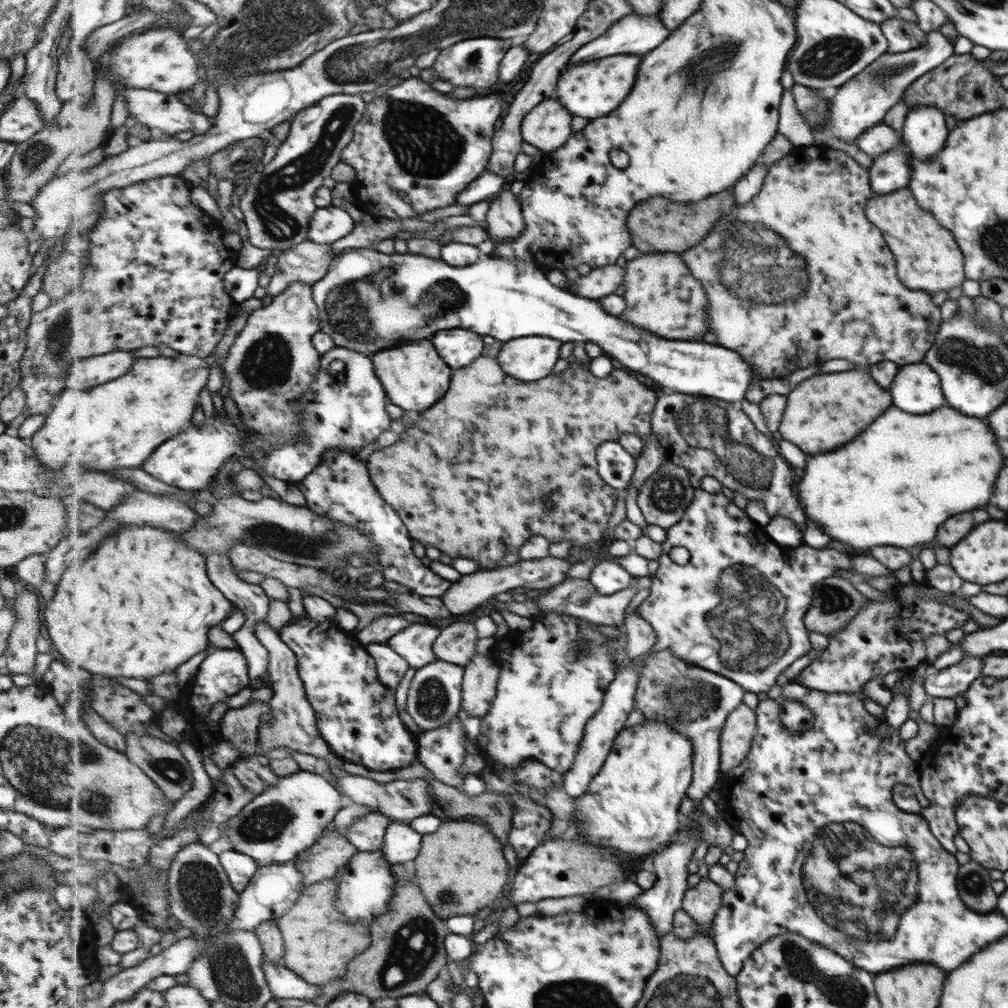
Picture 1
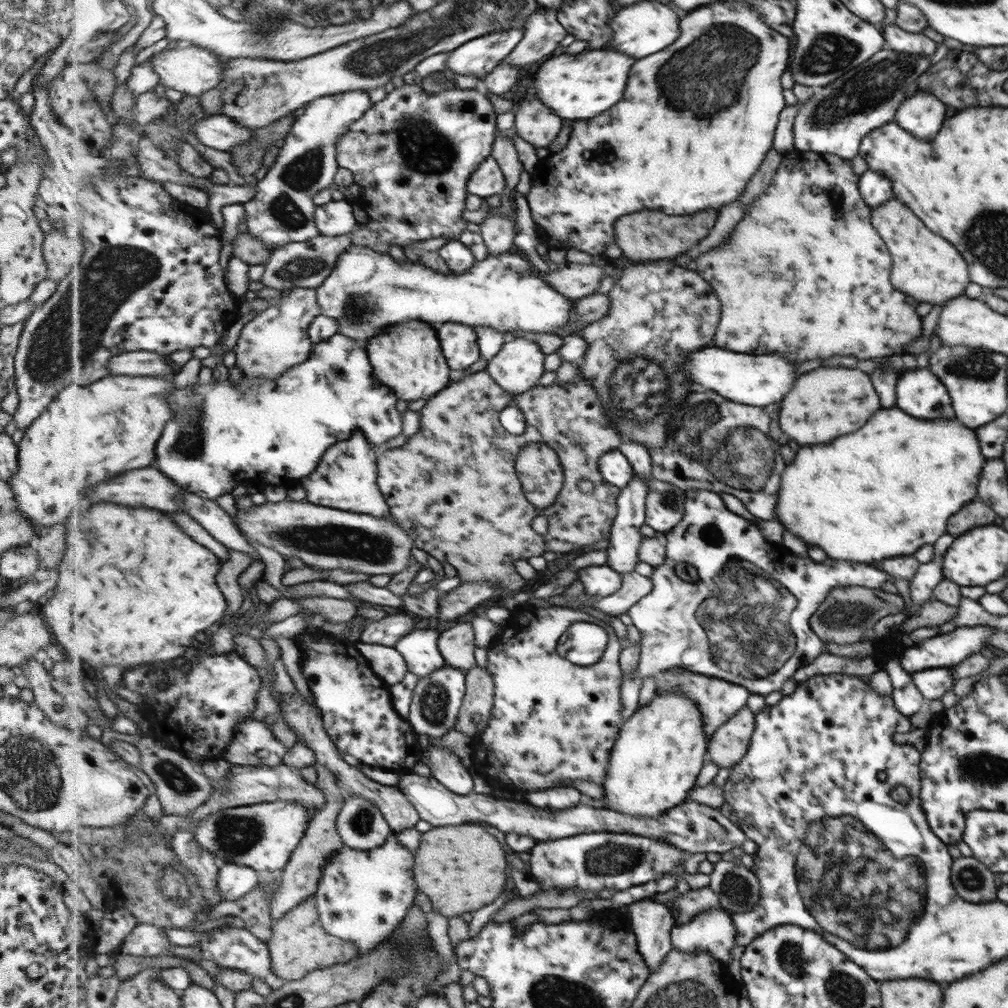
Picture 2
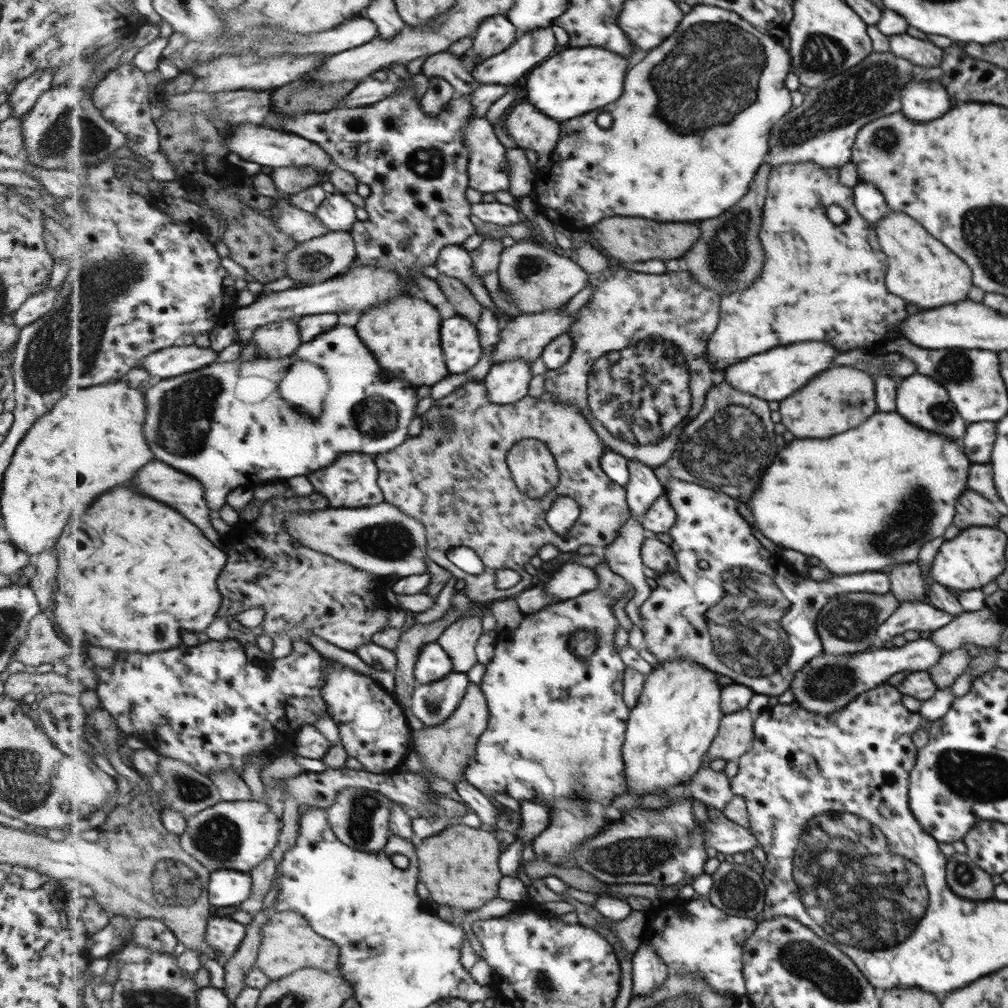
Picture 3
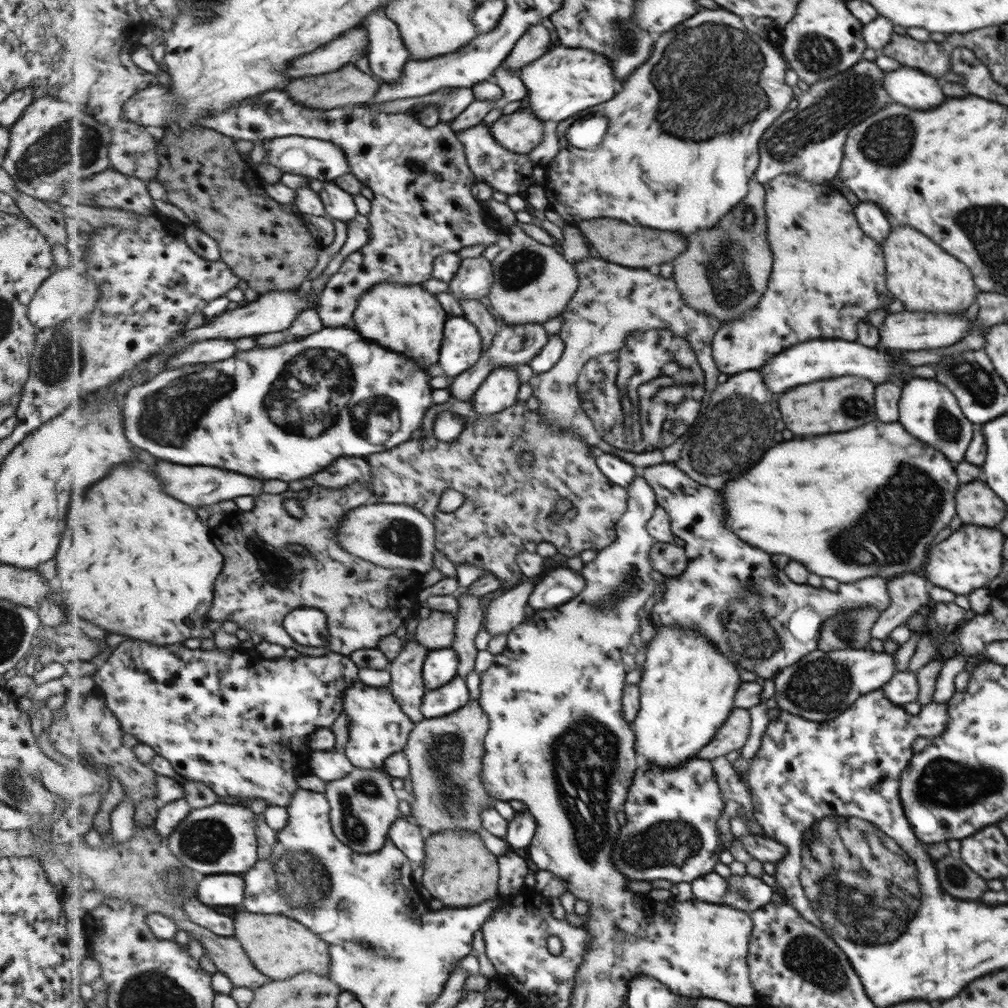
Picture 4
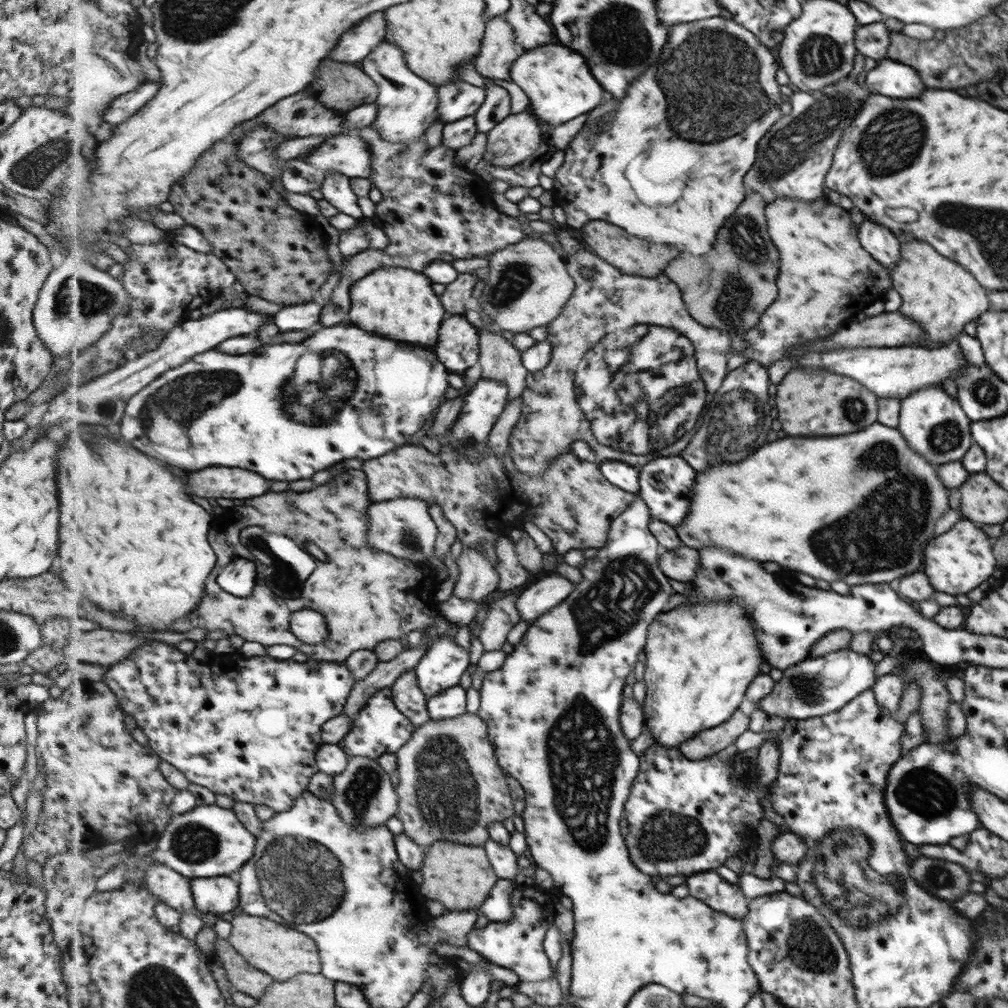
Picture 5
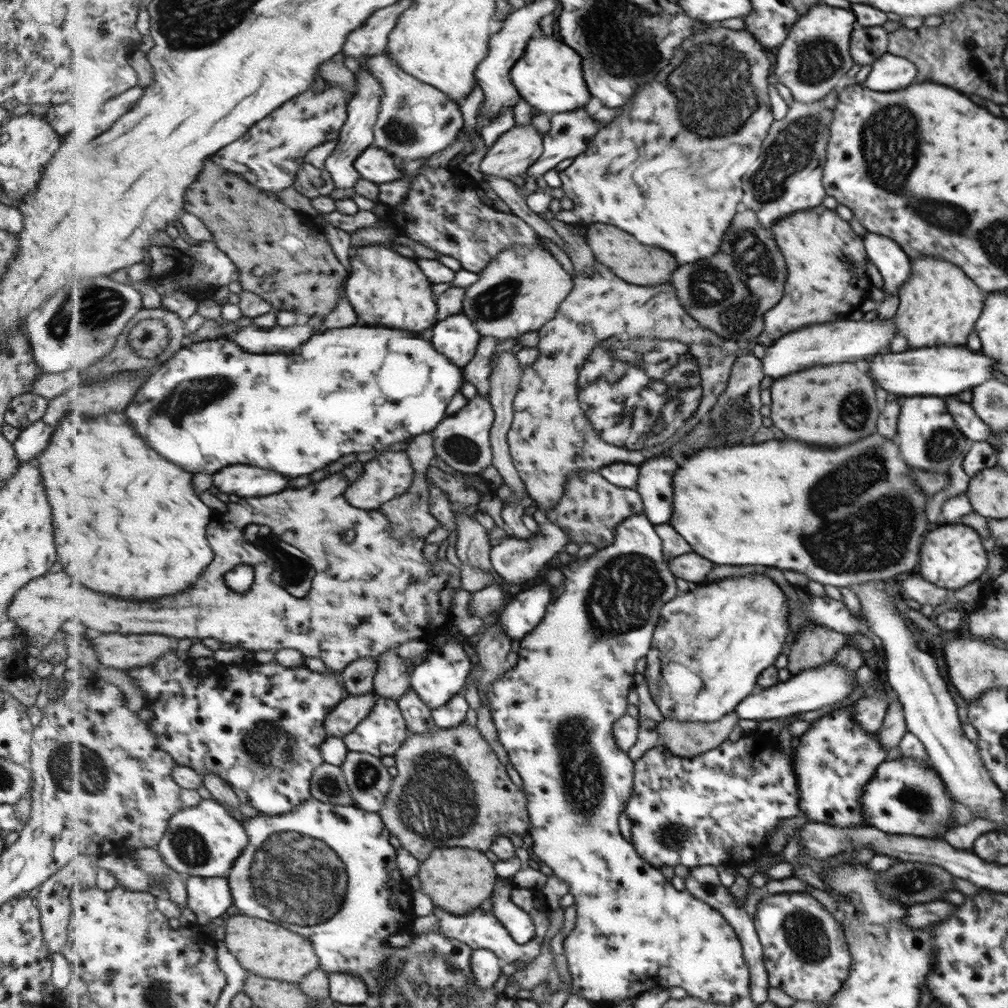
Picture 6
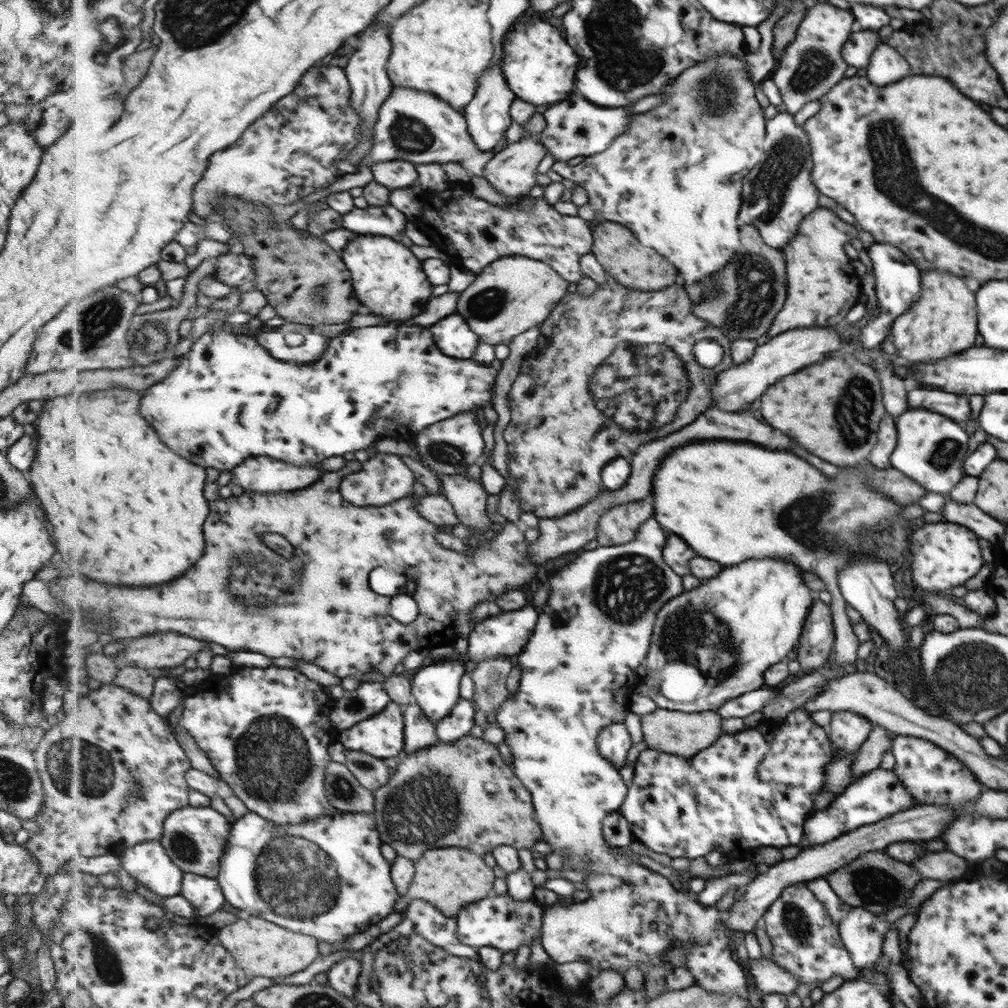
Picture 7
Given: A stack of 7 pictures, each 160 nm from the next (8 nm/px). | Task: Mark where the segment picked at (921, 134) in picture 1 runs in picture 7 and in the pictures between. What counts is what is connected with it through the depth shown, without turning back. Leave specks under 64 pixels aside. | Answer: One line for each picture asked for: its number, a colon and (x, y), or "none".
2: (921, 114)
3: (921, 100)
4: (910, 87)
5: (890, 78)
6: (889, 72)
7: (885, 66)

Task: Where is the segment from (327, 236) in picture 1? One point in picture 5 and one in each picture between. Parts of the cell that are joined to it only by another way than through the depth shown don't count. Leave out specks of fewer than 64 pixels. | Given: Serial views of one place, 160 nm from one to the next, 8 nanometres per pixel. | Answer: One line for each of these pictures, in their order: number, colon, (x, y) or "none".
2: (335, 218)
3: (337, 212)
4: (340, 205)
5: (337, 189)

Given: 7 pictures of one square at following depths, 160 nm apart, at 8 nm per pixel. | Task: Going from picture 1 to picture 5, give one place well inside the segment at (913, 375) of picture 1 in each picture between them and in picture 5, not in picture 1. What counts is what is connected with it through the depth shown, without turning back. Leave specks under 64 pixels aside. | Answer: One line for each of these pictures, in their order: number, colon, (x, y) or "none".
2: (917, 391)
3: (923, 403)
4: (929, 412)
5: (933, 423)

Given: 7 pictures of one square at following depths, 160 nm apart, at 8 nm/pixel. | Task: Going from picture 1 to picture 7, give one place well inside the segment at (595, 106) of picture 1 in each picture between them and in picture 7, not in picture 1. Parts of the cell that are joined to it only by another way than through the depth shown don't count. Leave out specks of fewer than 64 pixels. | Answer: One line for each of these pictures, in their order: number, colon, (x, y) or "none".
2: (584, 86)
3: (579, 80)
4: (567, 80)
5: (560, 84)
6: (549, 75)
7: (539, 65)

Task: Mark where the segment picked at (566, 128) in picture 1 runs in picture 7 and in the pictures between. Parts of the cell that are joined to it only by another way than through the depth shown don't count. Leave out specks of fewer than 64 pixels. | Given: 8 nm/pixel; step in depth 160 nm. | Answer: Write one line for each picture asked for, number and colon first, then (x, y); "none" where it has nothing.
2: (535, 122)
3: (525, 127)
4: (521, 132)
5: (519, 136)
6: (515, 151)
7: (512, 171)

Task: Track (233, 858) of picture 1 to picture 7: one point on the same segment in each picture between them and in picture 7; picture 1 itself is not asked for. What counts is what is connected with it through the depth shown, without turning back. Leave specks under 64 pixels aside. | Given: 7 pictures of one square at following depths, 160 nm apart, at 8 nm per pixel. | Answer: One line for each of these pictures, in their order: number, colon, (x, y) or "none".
2: (235, 881)
3: (227, 887)
4: (214, 890)
5: (217, 895)
6: (208, 898)
7: (206, 894)

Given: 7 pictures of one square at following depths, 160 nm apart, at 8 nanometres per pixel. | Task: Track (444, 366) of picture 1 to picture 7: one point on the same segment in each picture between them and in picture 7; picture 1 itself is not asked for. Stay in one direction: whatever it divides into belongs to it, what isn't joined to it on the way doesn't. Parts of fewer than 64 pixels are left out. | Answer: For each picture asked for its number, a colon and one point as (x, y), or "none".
2: (409, 358)
3: (405, 334)
4: (407, 319)
5: (398, 303)
6: (386, 289)
7: (390, 280)

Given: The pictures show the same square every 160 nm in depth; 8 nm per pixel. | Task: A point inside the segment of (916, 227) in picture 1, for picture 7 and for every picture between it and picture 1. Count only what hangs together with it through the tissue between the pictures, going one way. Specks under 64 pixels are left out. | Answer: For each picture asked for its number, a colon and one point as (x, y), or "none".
2: (927, 267)
3: (920, 270)
4: (922, 276)
5: (938, 294)
6: (938, 305)
7: (943, 320)

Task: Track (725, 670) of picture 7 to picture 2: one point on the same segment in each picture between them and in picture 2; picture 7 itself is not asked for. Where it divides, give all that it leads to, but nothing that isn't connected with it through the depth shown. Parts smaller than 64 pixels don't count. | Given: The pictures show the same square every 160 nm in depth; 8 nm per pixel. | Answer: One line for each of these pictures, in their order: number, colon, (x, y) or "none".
2: (656, 761)
3: (671, 730)
4: (688, 689)
5: (700, 660)
6: (730, 630)

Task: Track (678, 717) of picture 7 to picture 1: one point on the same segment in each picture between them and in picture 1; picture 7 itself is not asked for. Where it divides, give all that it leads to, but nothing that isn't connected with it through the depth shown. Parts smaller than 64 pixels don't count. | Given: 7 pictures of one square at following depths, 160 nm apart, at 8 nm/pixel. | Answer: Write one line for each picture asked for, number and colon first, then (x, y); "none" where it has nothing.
1: (740, 727)
2: (729, 744)
3: (734, 738)
4: (733, 735)
5: (711, 742)
6: (686, 739)

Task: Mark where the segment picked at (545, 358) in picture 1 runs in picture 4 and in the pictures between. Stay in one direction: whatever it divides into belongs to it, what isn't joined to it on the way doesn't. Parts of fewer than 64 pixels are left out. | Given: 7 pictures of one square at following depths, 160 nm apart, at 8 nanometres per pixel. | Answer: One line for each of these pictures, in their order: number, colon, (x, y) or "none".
2: (519, 366)
3: (507, 382)
4: (499, 391)

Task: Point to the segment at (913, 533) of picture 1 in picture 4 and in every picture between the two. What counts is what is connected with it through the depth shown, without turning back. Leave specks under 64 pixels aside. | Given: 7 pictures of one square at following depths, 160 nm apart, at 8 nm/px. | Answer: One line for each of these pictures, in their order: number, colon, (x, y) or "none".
2: (875, 494)
3: (836, 499)
4: (832, 503)

